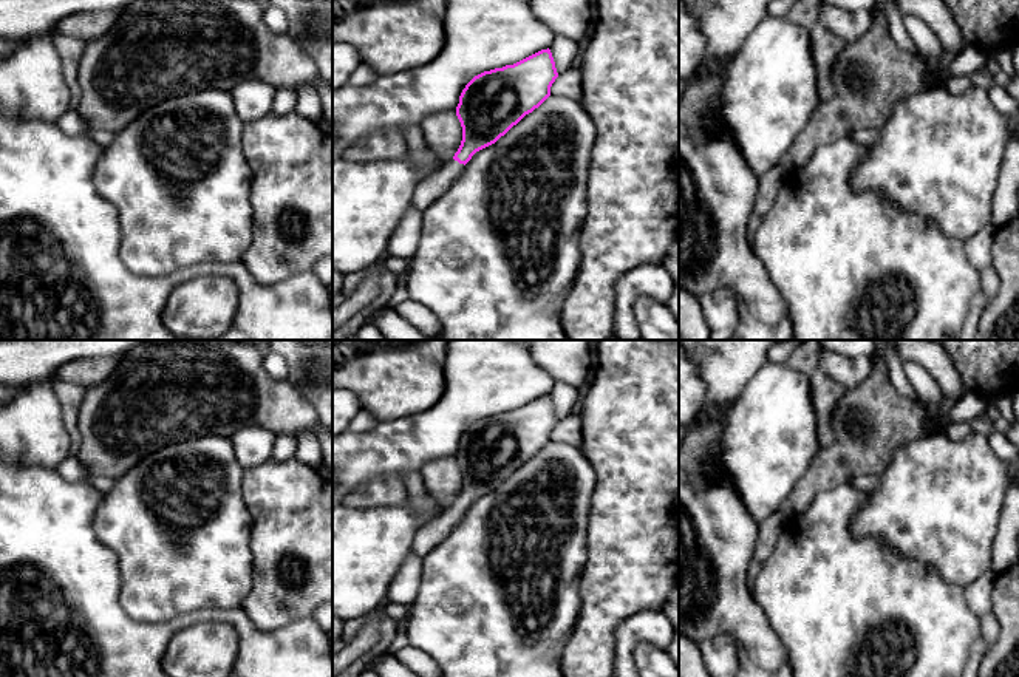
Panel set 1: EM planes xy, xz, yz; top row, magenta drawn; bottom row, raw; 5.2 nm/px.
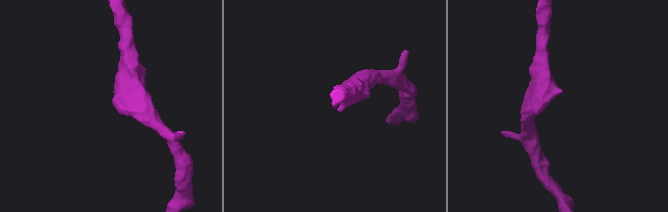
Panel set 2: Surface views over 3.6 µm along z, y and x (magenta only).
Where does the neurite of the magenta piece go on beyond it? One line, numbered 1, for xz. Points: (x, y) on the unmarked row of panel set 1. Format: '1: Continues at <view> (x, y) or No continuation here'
1: Continues at xz (433, 532)

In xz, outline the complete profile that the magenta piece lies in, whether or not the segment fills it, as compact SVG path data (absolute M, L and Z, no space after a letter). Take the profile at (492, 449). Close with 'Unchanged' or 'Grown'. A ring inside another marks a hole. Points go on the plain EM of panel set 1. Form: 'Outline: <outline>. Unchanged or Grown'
Outline: M541 396L513 411L475 422L462 436L456 462L462 487L455 502L414 535L413 552L424 560L461 521L472 502L495 490L549 442L558 424L550 396Z. Grown

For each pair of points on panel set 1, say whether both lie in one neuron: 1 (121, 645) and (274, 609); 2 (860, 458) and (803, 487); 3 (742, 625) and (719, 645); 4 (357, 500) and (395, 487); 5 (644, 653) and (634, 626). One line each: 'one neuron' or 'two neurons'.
1: two neurons
2: one neuron
3: two neurons
4: one neuron
5: two neurons

